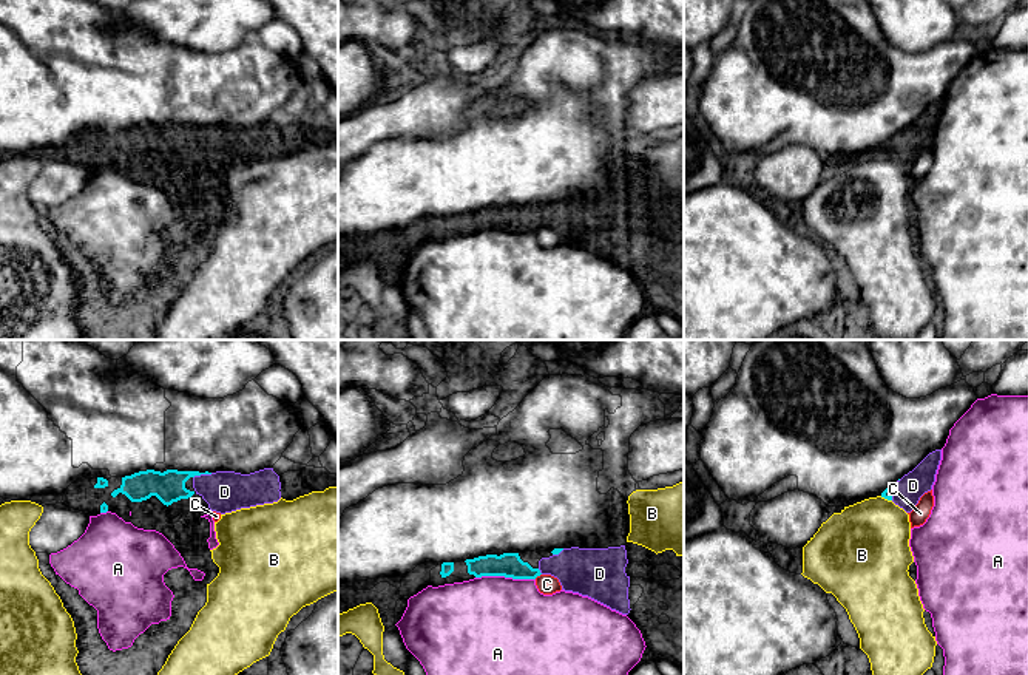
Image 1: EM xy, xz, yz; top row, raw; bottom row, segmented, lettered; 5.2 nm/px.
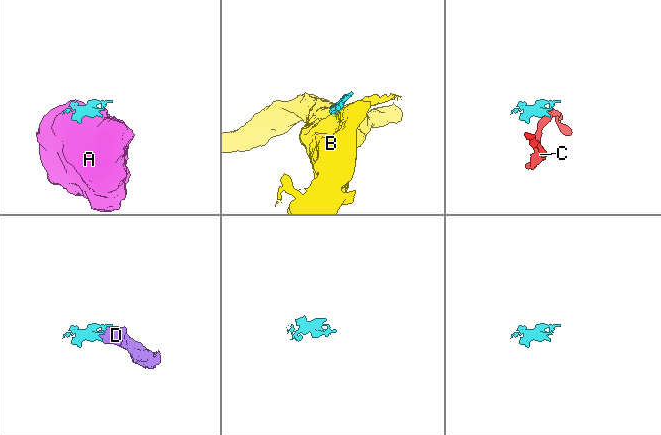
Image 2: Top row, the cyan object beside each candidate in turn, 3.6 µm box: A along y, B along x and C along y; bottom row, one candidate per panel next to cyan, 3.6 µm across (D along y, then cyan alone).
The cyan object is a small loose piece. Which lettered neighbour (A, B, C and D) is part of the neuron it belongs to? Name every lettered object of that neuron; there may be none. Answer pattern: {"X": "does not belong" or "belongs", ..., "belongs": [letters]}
{"A": "does not belong", "B": "does not belong", "C": "does not belong", "D": "belongs", "belongs": ["D"]}

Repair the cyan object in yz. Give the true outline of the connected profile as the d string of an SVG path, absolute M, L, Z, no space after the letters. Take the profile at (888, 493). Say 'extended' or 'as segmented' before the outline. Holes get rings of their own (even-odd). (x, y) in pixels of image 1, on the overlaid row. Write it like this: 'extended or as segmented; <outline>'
extended; M942 449L929 453L912 471L888 487L881 497L911 513L920 497L932 490L935 474L942 460Z

